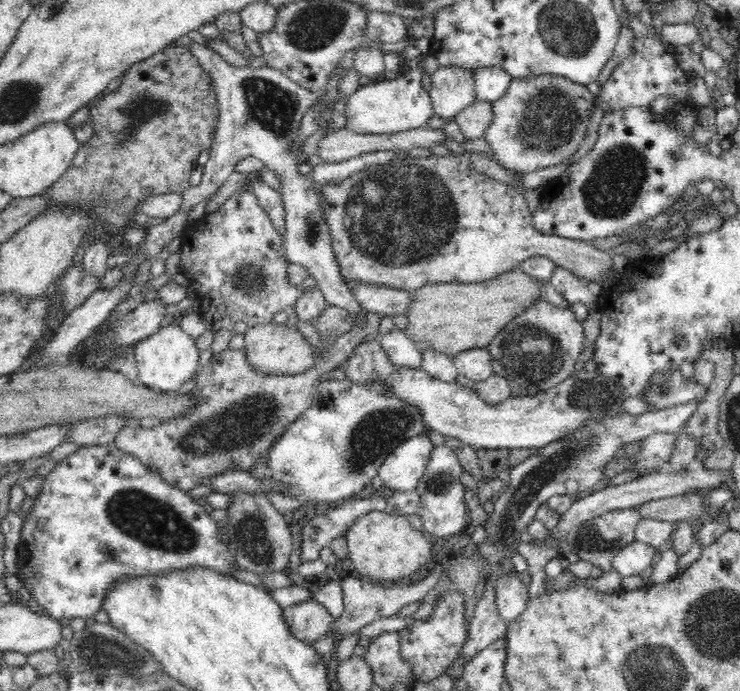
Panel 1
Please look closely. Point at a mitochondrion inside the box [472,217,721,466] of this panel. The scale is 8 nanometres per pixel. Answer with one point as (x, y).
(531, 352)

